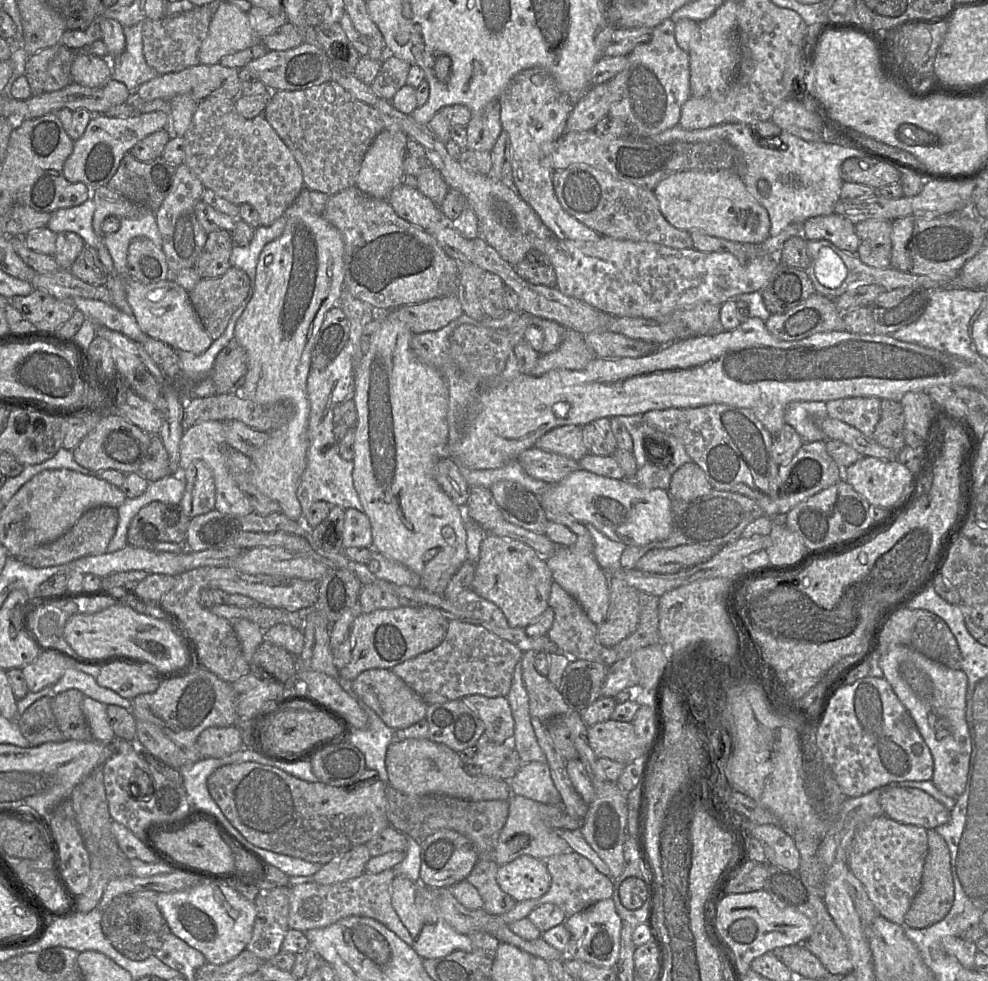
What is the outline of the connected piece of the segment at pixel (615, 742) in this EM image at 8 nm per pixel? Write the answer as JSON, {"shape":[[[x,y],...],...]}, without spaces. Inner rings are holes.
{"shape":[[[608,719],[589,726],[587,737],[598,759],[608,758],[625,765],[639,761],[646,749],[632,722]]]}

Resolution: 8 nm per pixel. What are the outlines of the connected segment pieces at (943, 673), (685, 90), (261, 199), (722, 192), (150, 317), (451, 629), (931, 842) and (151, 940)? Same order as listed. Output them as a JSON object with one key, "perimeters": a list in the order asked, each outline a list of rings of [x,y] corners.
{"perimeters":[[[[904,645],[889,649],[877,659],[895,694],[914,720],[933,758],[932,783],[944,795],[957,799],[967,783],[971,740],[966,722],[968,679],[963,670],[939,664]]],[[[671,18],[655,26],[651,40],[634,48],[627,59],[625,69],[609,80],[618,92],[618,98],[611,104],[607,117],[621,119],[630,127],[630,135],[641,138],[652,137],[677,125],[682,107],[691,97],[690,67],[688,53],[676,42],[675,23]]],[[[208,97],[198,102],[198,107],[185,135],[184,164],[202,182],[221,198],[240,206],[248,203],[259,213],[262,226],[271,226],[296,201],[304,187],[299,163],[290,149],[278,136],[264,115],[253,119],[242,117],[235,108],[235,100]]],[[[682,171],[662,180],[654,189],[660,211],[675,228],[686,232],[700,231],[704,234],[729,241],[761,244],[769,237],[770,220],[768,213],[747,191],[739,175],[733,171]]],[[[132,276],[125,278],[127,301],[141,330],[174,350],[184,350],[196,355],[204,353],[213,339],[206,331],[190,301],[188,292],[173,280],[143,284]]],[[[449,620],[442,643],[435,649],[398,664],[390,670],[427,704],[445,703],[470,695],[507,697],[516,664],[524,652],[482,626]]],[[[928,829],[927,837],[928,852],[920,887],[904,919],[907,926],[918,929],[930,927],[943,920],[954,901],[954,880],[951,872],[951,857],[948,845],[935,829]]],[[[138,891],[115,897],[101,914],[101,928],[112,946],[123,956],[142,961],[155,955],[170,928],[157,906],[158,894],[155,891]]]]}

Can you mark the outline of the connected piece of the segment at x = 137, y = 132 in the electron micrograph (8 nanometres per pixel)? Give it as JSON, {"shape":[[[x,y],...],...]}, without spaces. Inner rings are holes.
{"shape":[[[163,112],[144,113],[132,118],[93,115],[82,137],[74,142],[73,153],[66,160],[63,167],[64,176],[71,183],[84,183],[91,191],[107,186],[110,179],[117,172],[125,155],[130,153],[138,142],[160,130],[170,131],[170,117]]]}

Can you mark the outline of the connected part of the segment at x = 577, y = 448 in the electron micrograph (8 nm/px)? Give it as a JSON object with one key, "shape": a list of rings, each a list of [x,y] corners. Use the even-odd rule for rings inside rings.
{"shape":[[[576,425],[554,428],[541,437],[534,447],[575,461],[589,454],[583,438],[583,427]]]}

